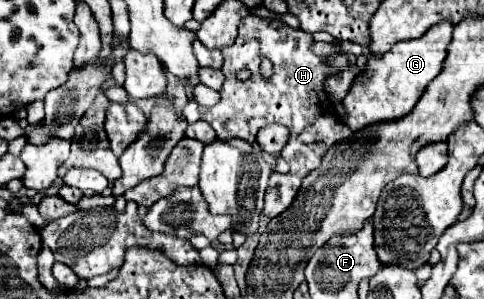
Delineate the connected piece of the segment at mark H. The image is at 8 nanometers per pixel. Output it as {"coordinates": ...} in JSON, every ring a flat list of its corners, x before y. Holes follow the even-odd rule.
{"coordinates":[[260,16,244,18,234,46,222,50,222,72,226,80,220,92,220,102,212,108,200,108,200,118,216,130,218,140,222,142,232,138,254,142,258,130,274,122,284,124,290,130,292,148,282,148,280,152,290,170,286,174,272,172,270,176,264,198,264,216,268,218,276,218,294,202,302,178,320,166,322,156,328,152,330,146,350,140,354,136,354,132,346,124,340,124,336,120,336,114,332,116,332,102,324,92,324,80,338,74,340,68,330,66,328,56,314,54,310,50,310,44,310,34,302,34,300,30,294,30,284,22,270,22],[260,52,262,58,268,58,274,66,274,74,270,80,264,80,260,76],[242,68,248,68,252,72,252,76,244,82,236,80,236,72]]}

